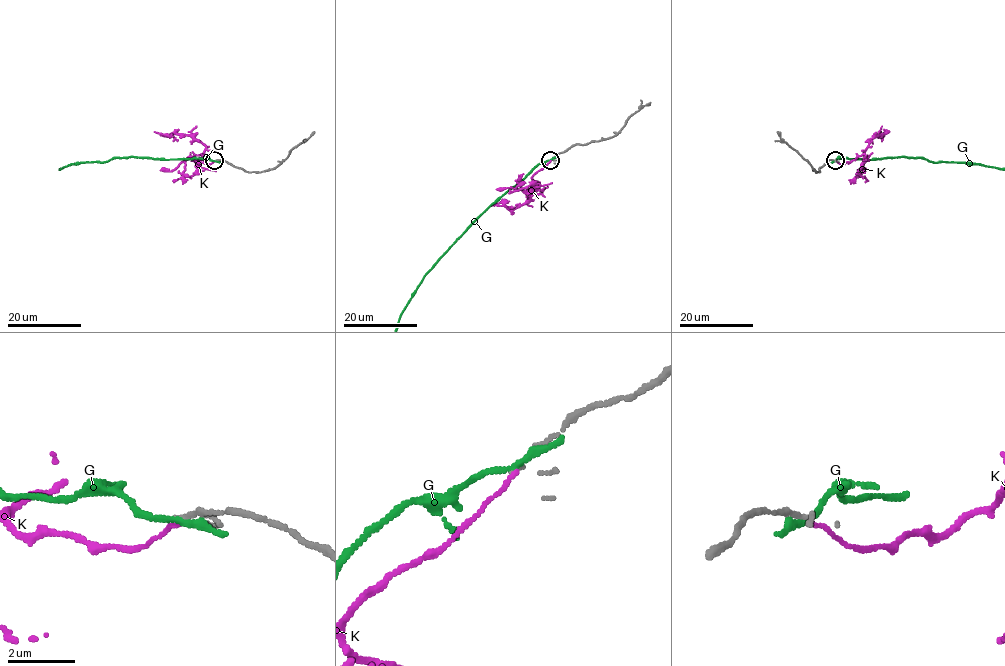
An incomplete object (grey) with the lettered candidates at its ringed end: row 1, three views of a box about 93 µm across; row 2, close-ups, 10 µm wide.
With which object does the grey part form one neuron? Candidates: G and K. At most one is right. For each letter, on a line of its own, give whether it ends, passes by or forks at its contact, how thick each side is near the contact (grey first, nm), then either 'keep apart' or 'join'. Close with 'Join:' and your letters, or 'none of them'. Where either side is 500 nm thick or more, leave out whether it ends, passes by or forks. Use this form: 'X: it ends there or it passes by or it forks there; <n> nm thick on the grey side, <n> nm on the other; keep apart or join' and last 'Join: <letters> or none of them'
G: it passes by; 130 nm thick on the grey side, 200 nm on the other; keep apart
K: it ends there; 170 nm thick on the grey side, 110 nm on the other; keep apart
Join: none of them

